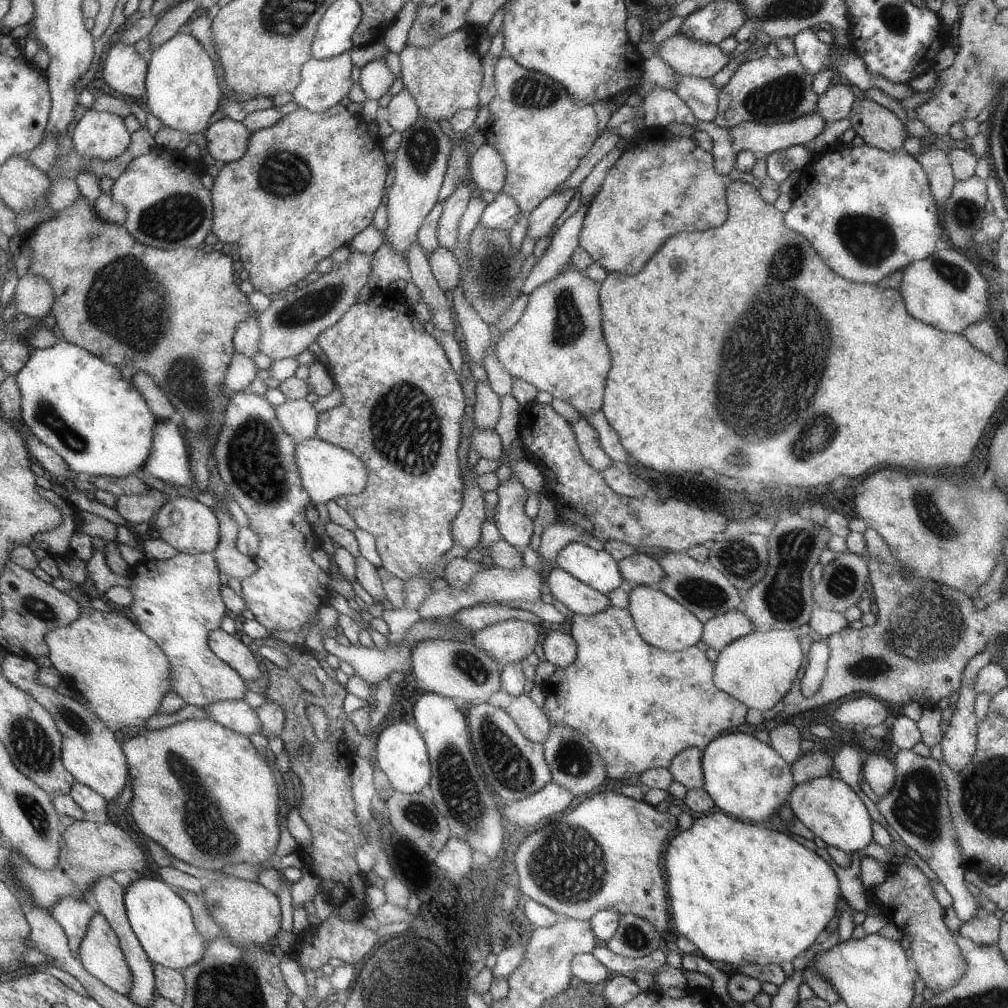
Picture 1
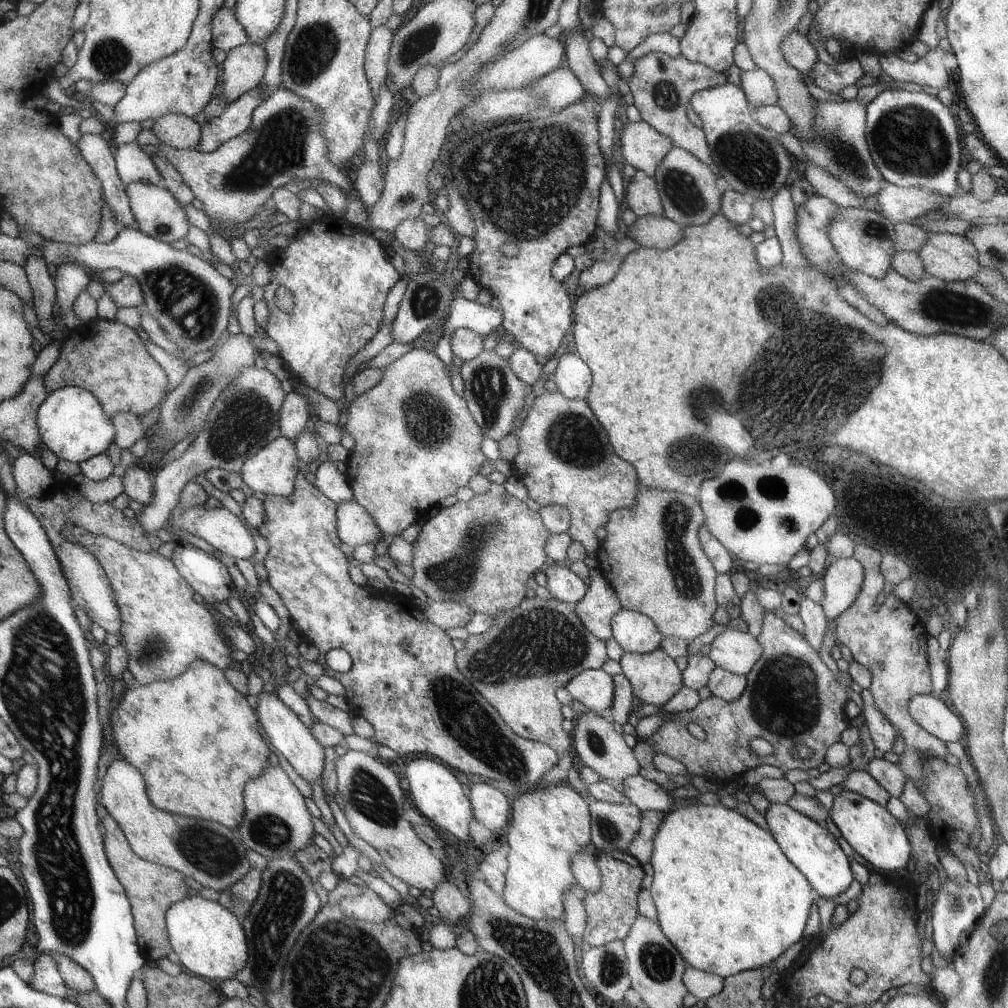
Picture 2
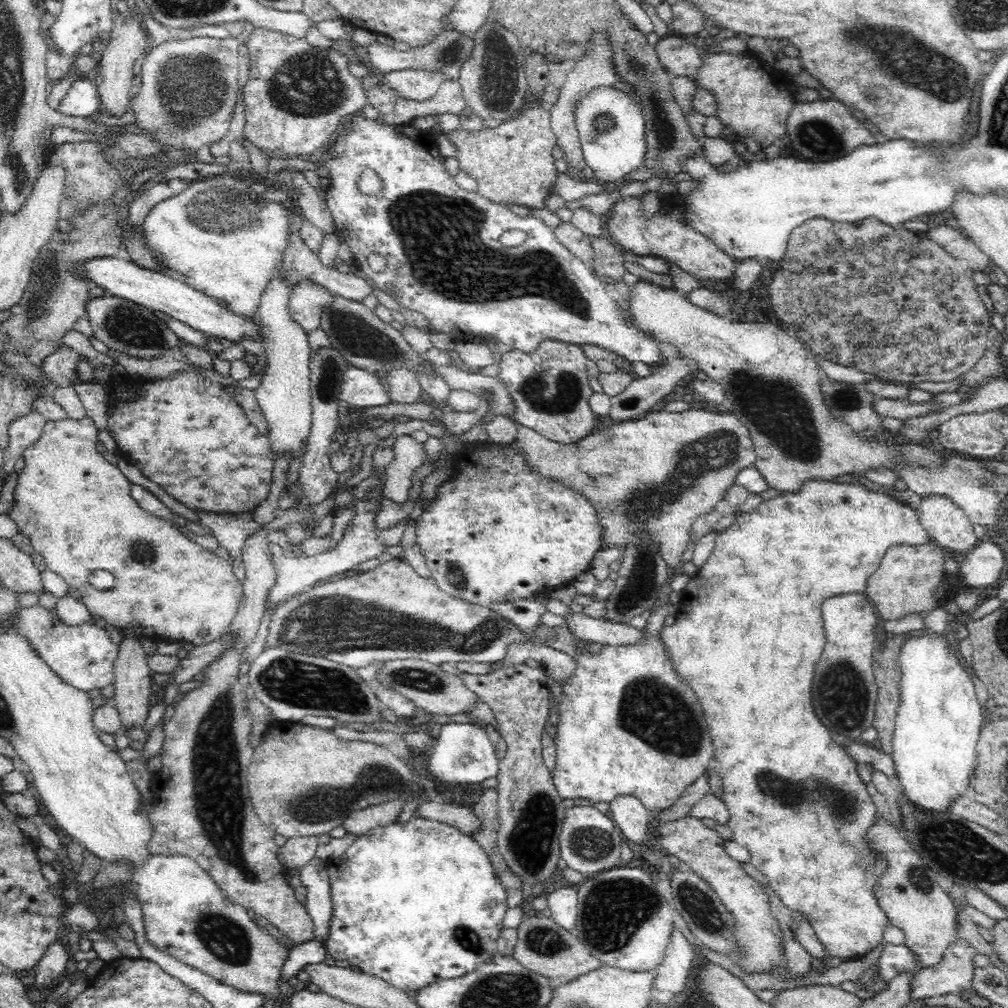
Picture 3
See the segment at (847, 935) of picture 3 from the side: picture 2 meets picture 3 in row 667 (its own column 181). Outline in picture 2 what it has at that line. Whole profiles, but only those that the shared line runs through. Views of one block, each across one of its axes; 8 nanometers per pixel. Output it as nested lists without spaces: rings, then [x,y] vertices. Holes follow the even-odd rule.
[[[195,660],[186,672],[172,680],[126,689],[123,699],[114,704],[113,714],[115,742],[126,760],[148,780],[147,793],[156,807],[172,814],[220,822],[232,830],[239,826],[246,809],[244,789],[248,782],[264,774],[270,750],[246,696],[228,682],[225,671],[210,662]]]

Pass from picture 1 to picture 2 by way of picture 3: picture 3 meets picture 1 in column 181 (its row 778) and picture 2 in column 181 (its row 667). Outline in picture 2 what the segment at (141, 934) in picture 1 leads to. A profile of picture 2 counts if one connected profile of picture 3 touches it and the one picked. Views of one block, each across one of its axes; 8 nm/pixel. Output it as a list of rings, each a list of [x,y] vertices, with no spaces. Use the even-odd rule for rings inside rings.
[[[191,893],[167,910],[167,929],[173,951],[181,965],[205,980],[219,984],[235,978],[247,965],[250,951],[244,923],[218,901]]]

